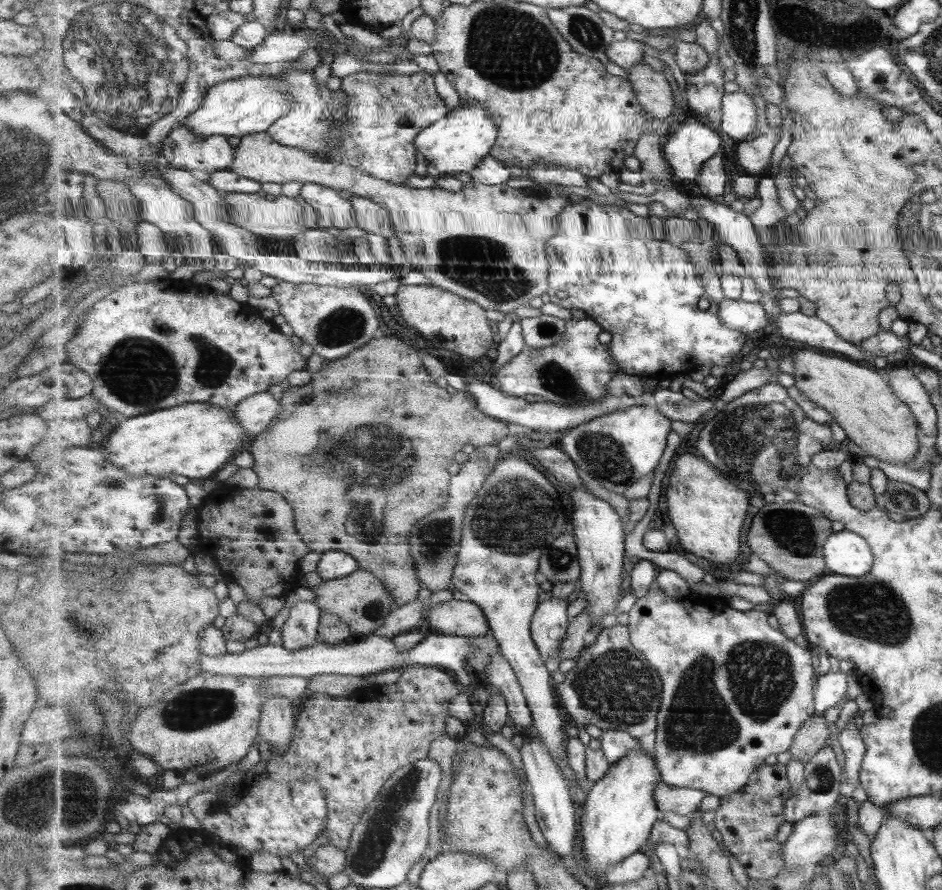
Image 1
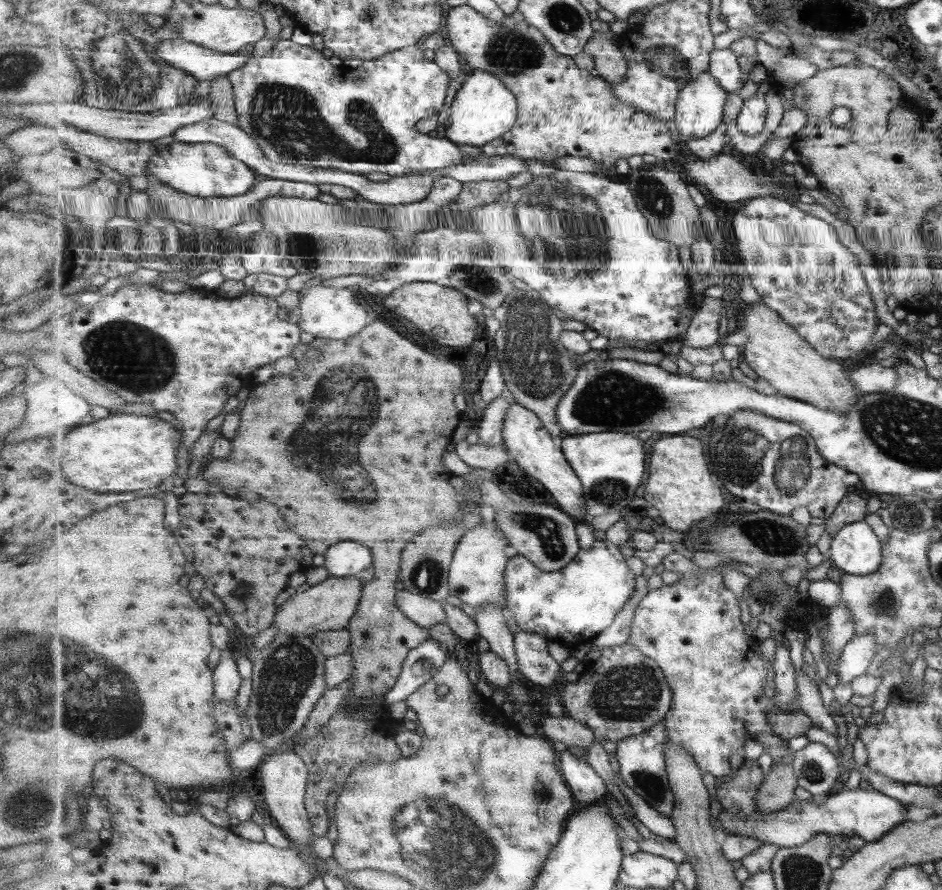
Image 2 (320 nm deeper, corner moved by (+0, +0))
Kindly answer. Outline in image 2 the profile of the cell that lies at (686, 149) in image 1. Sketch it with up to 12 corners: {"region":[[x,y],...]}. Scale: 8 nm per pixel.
{"region":[[711,69],[680,90],[673,124],[685,142],[708,137],[728,90]]}

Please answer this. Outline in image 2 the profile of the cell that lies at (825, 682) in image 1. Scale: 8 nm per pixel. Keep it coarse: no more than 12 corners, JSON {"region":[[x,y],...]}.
{"region":[[856,634],[840,654],[838,682],[865,674],[874,634]]}

